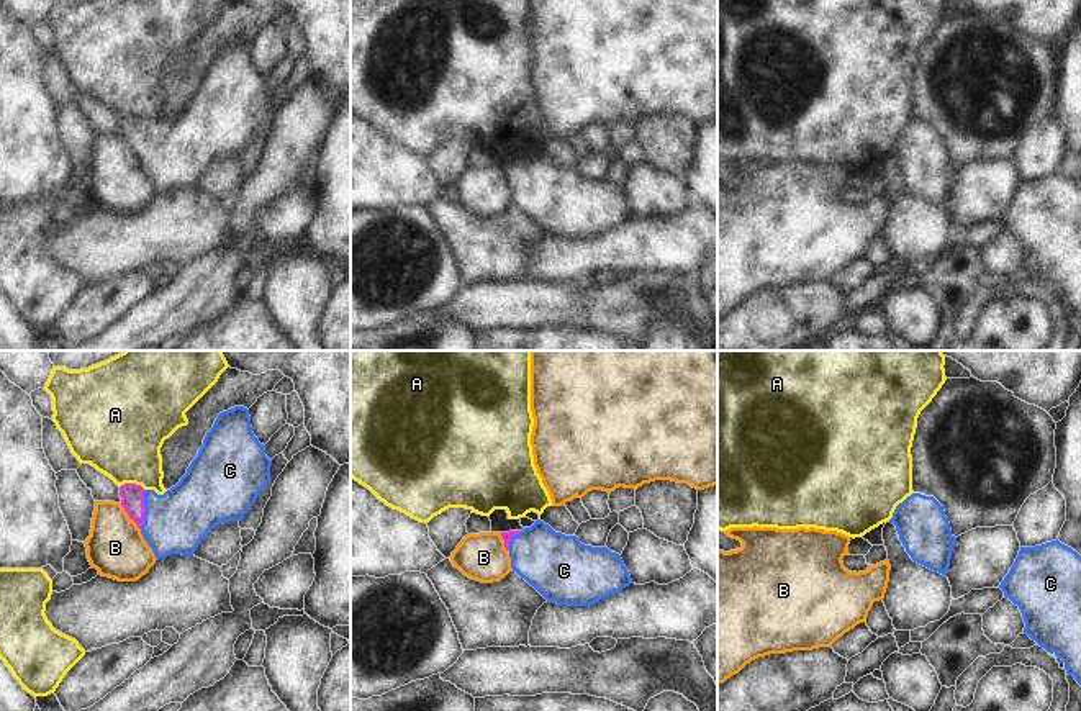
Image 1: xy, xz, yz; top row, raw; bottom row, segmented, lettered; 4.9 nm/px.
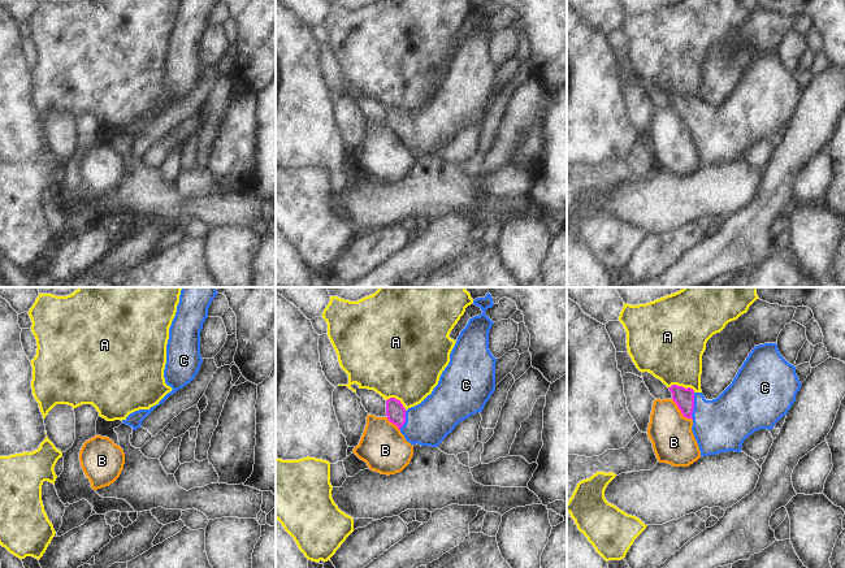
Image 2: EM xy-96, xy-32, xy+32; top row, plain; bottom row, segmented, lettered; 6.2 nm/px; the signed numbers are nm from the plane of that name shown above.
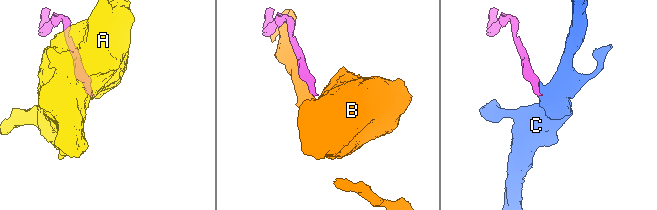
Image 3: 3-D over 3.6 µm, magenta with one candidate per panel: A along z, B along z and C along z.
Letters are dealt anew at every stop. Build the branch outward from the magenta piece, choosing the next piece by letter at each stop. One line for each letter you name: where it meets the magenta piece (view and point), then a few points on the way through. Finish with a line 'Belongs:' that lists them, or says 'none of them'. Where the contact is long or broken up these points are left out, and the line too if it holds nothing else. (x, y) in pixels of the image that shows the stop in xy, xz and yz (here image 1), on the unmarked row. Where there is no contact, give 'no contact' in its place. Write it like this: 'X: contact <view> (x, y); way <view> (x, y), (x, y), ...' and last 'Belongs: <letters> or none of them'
C: contact xy (144, 143); way xy (131, 128), (144, 143), (174, 156)
Belongs: C

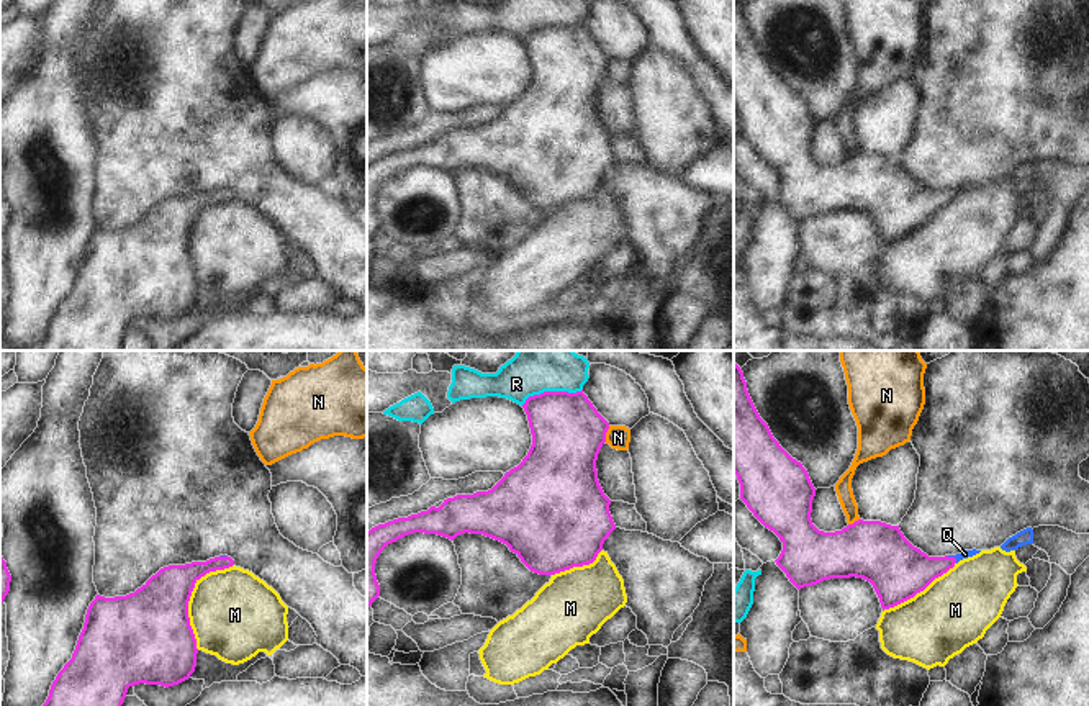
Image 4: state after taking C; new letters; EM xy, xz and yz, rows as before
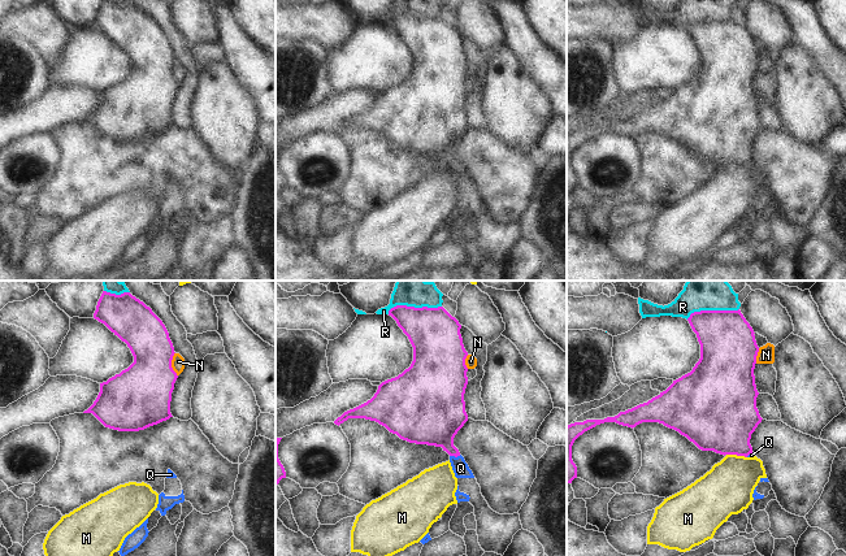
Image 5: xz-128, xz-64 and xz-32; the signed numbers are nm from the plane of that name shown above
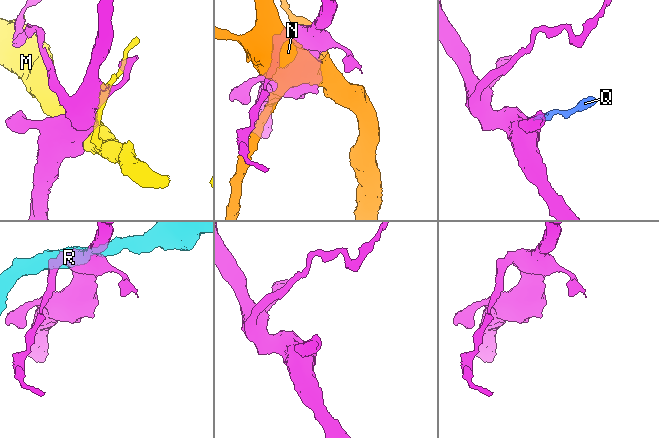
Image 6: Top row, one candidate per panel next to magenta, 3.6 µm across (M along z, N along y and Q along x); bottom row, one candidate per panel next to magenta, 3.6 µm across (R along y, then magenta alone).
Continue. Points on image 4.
Q: contact yz (953, 190); way yz (904, 203), (942, 199), (953, 190), (965, 187)
Belongs: Q

